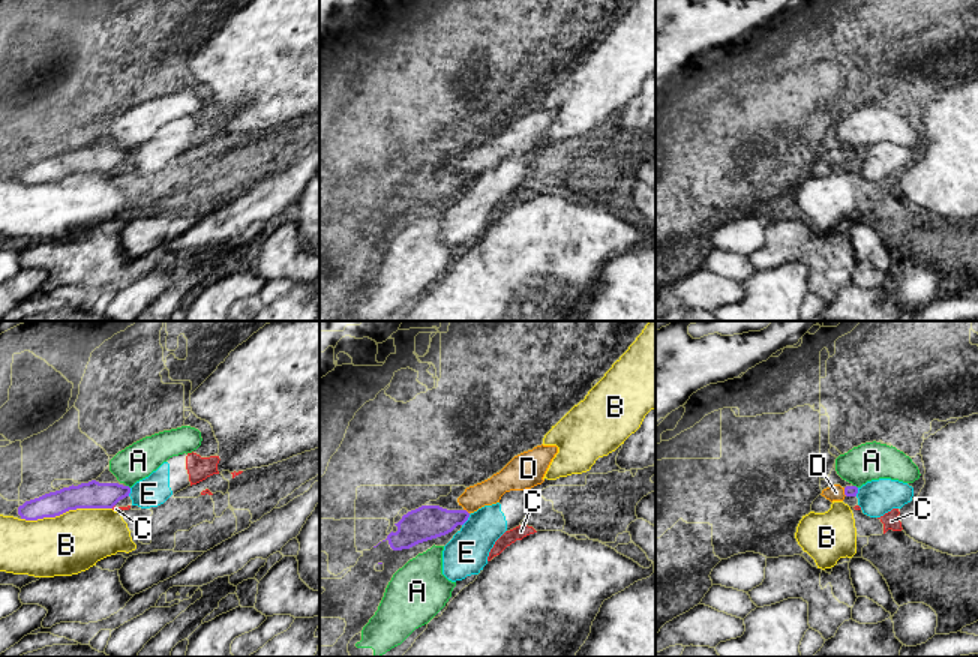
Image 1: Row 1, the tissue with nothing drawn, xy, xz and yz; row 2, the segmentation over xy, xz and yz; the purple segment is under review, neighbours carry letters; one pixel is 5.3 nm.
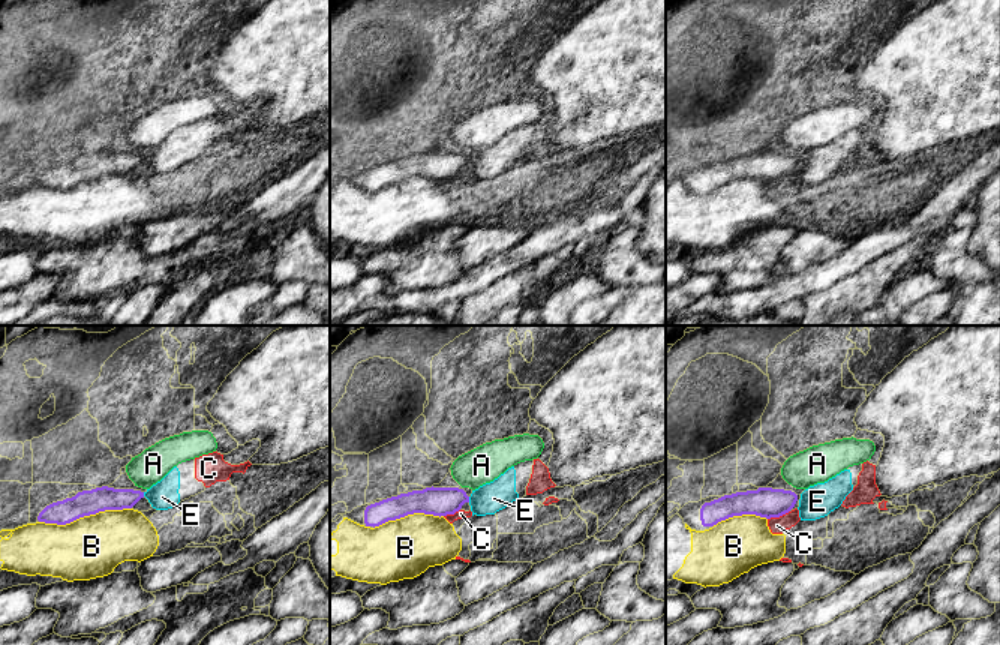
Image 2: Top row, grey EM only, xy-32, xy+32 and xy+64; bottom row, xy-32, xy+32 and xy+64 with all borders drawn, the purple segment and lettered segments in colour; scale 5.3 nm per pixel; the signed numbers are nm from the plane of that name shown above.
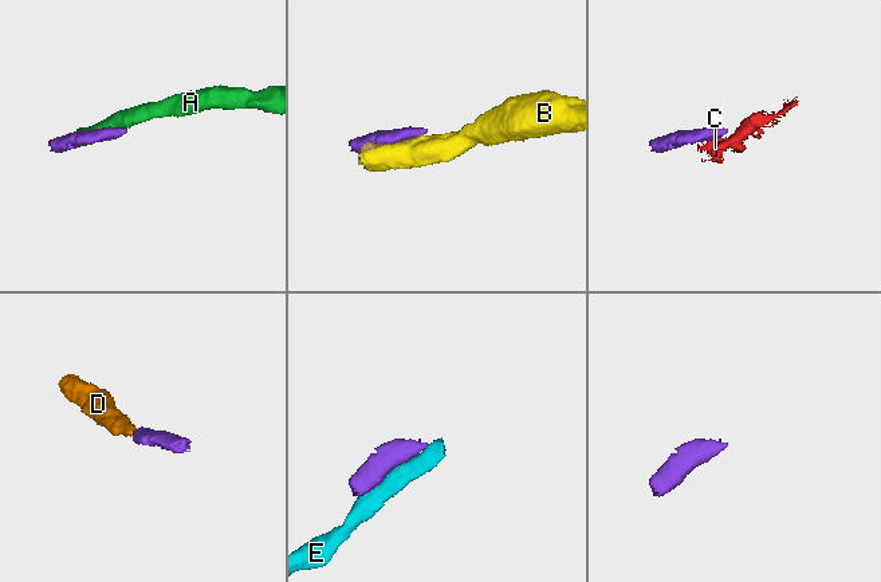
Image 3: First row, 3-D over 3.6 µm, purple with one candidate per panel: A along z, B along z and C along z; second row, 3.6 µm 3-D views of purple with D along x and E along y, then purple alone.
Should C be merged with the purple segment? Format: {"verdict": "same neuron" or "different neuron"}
{"verdict": "different neuron"}

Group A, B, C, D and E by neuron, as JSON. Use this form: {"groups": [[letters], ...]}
{"groups": [["A"], ["B"], ["C", "E"], ["D"]]}

